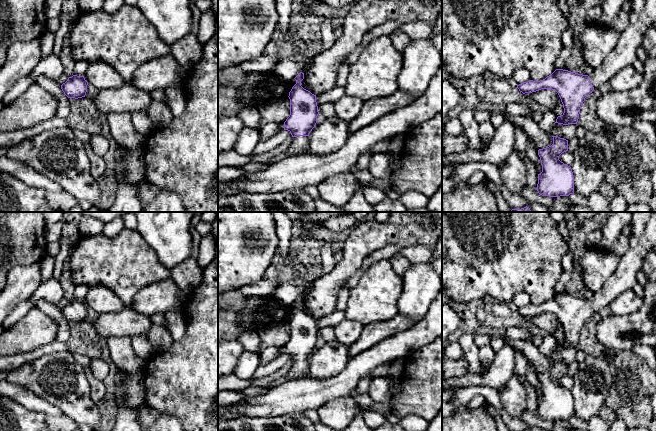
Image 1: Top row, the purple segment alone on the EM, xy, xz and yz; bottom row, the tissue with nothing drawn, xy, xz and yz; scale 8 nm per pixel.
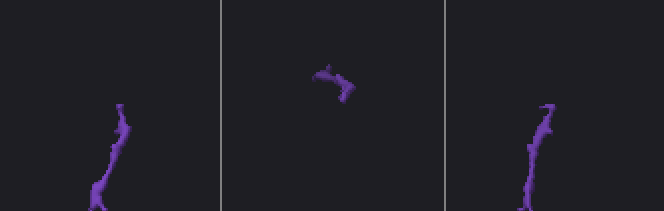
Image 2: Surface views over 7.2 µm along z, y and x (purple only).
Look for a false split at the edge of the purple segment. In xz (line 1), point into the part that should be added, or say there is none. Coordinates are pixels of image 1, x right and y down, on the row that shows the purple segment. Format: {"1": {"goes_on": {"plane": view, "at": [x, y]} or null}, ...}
{"1": {"goes_on": {"plane": "xz", "at": [300, 145]}}}

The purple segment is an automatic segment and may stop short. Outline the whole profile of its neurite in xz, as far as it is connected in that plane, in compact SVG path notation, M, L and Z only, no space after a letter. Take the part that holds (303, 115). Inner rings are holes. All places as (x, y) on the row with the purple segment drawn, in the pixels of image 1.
M300 72L295 78L296 84L289 92L290 115L284 122L284 130L288 130L292 137L292 144L288 149L291 156L309 153L309 134L317 123L318 106L316 95L304 89L301 81L304 73Z

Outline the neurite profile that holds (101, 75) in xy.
M104 62L90 63L84 78L98 90L118 88L125 83L122 76L112 66Z

